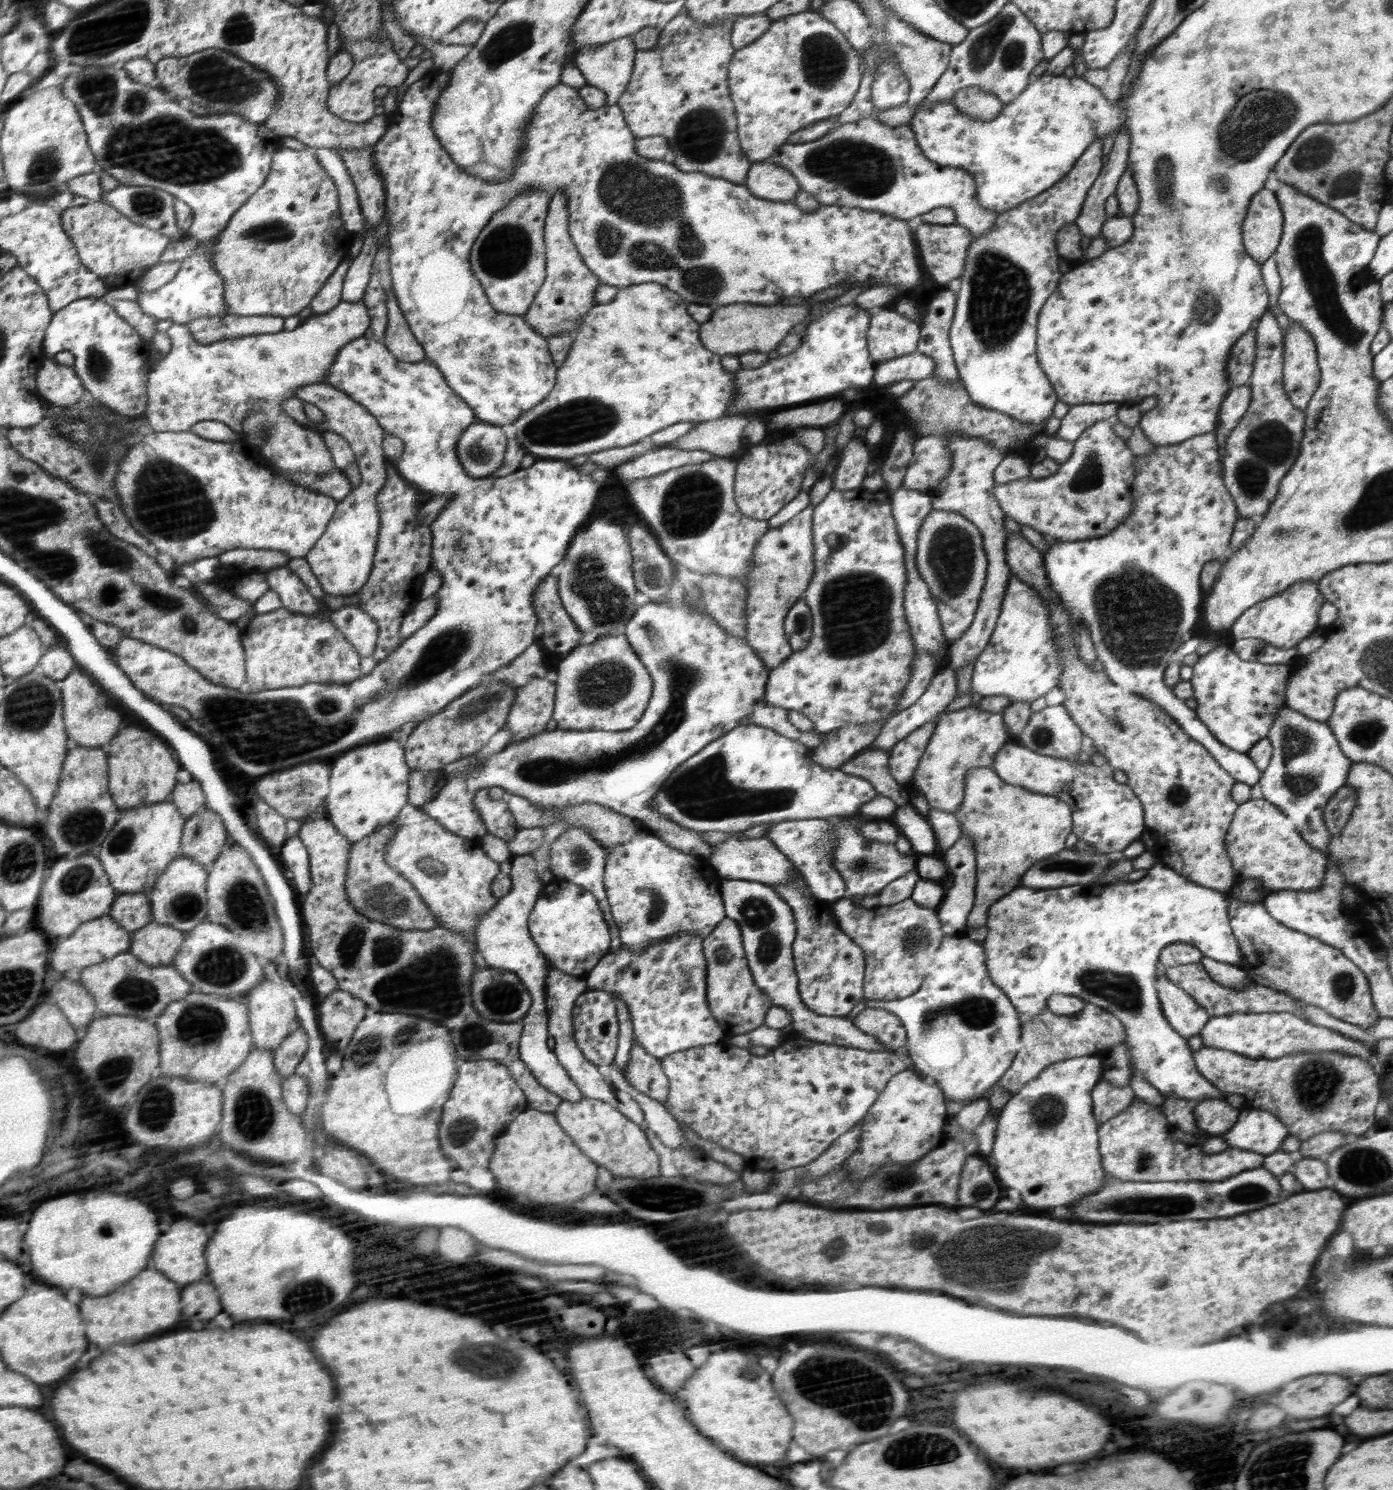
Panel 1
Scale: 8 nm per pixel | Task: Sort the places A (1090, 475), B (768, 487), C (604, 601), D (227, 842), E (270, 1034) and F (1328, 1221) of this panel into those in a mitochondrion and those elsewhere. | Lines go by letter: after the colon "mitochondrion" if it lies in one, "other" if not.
A: mitochondrion
B: other
C: mitochondrion
D: other
E: other
F: other

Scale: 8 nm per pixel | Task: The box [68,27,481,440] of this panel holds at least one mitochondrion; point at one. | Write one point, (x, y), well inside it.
(138, 140)

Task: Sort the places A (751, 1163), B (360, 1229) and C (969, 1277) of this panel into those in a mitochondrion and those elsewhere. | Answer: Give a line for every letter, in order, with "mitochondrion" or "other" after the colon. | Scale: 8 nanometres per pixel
A: other
B: other
C: mitochondrion

